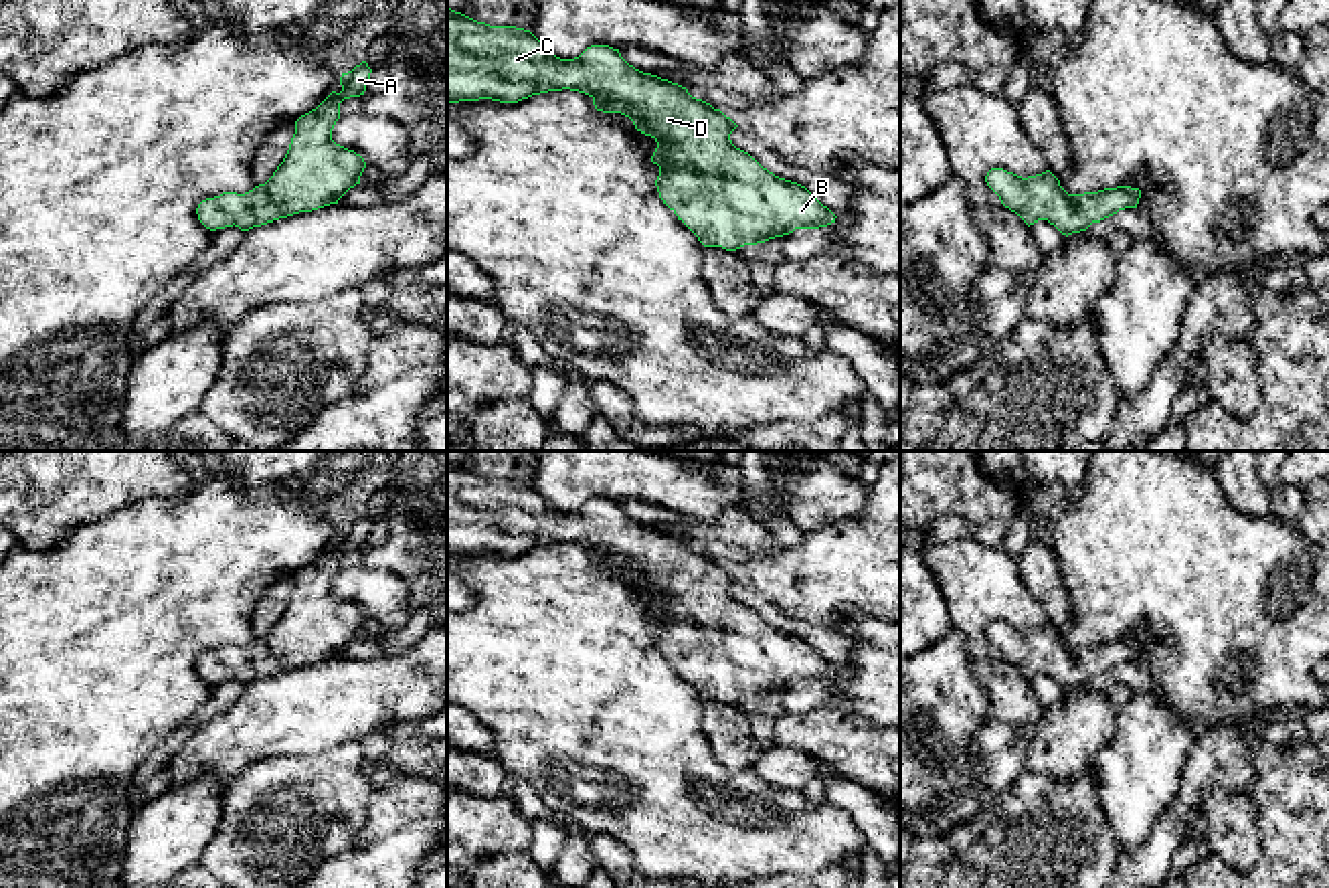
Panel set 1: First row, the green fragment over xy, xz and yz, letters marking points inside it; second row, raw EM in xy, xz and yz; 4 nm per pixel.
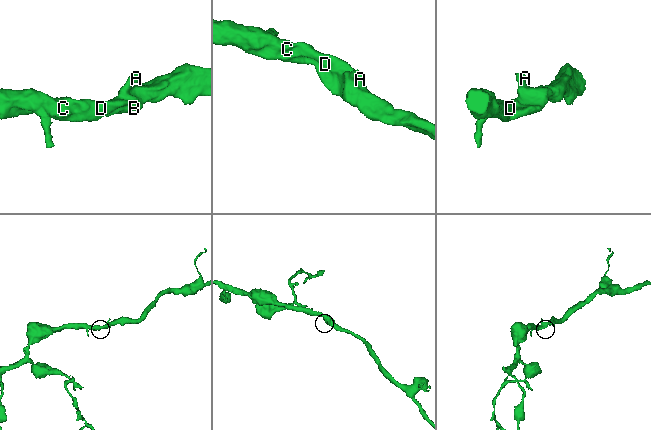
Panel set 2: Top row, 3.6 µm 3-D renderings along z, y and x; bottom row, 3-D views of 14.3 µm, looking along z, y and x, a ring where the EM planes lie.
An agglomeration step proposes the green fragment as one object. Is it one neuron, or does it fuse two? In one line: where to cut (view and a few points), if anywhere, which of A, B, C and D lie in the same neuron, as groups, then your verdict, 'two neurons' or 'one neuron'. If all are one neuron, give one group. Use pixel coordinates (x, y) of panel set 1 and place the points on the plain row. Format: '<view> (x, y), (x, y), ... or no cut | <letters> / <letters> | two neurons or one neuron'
no cut | A B C D | one neuron

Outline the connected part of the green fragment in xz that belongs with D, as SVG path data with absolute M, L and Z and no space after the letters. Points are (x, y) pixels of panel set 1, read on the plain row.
M447 461L447 556L479 552L518 556L562 542L589 548L597 564L629 570L637 585L657 595L651 615L659 619L655 633L659 651L704 700L736 704L795 682L827 680L837 672L805 639L775 629L736 601L730 587L738 579L720 562L692 550L678 536L635 522L619 502L591 498L574 512L560 512L530 483L490 479Z

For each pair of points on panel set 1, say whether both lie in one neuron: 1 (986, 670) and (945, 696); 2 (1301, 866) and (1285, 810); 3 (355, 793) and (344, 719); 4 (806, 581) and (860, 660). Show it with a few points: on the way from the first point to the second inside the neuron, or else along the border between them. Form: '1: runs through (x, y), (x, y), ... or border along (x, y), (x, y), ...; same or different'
1: border along (971, 660), (971, 670), (988, 692), (990, 715); different
2: runs through (1301, 852), (1299, 824); same
3: border along (357, 741), (344, 741), (304, 757); different
4: border along (878, 617), (844, 611), (834, 630); different

